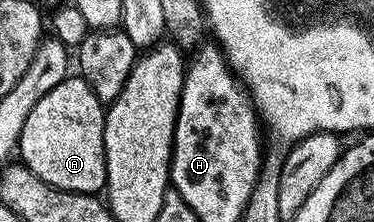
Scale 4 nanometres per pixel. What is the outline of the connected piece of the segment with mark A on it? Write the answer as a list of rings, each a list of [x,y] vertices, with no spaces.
[[[68,75],[48,95],[32,107],[28,119],[18,136],[17,152],[22,153],[21,164],[31,169],[37,177],[44,179],[57,189],[67,189],[77,193],[101,194],[106,187],[106,152],[104,151],[104,127],[106,126],[106,109],[104,102],[92,91],[92,87],[81,76]]]

